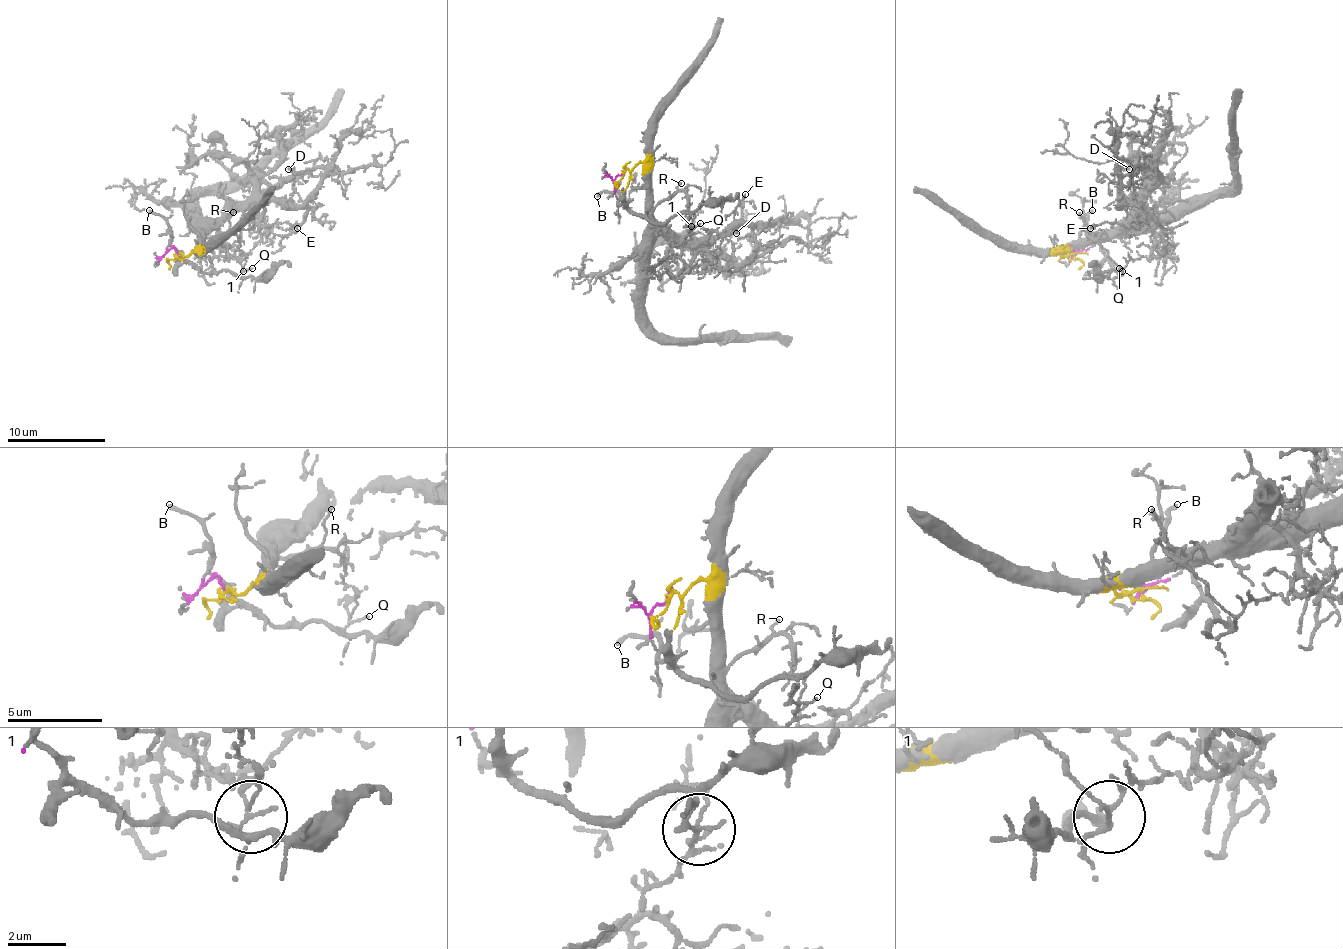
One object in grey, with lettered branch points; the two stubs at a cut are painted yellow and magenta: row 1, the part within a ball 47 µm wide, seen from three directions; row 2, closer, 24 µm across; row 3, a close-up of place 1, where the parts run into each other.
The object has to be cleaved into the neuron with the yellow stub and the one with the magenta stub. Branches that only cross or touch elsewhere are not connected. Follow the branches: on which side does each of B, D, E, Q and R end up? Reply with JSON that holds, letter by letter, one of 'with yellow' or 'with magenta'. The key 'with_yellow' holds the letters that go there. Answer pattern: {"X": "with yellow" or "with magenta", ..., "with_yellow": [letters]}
{"B": "with magenta", "D": "with yellow", "E": "with yellow", "Q": "with magenta", "R": "with yellow", "with_yellow": ["D", "E", "R"]}

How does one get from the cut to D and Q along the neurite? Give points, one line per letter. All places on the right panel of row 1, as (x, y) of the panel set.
D: (1063, 254), (1066, 256), (1061, 249), (1107, 241), (1135, 214), (1135, 204), (1117, 197), (1120, 172), (1130, 170)
Q: (1063, 254), (1066, 249), (1075, 251), (1098, 244), (1120, 273), (1110, 276), (1115, 278), (1122, 271), (1120, 268)

